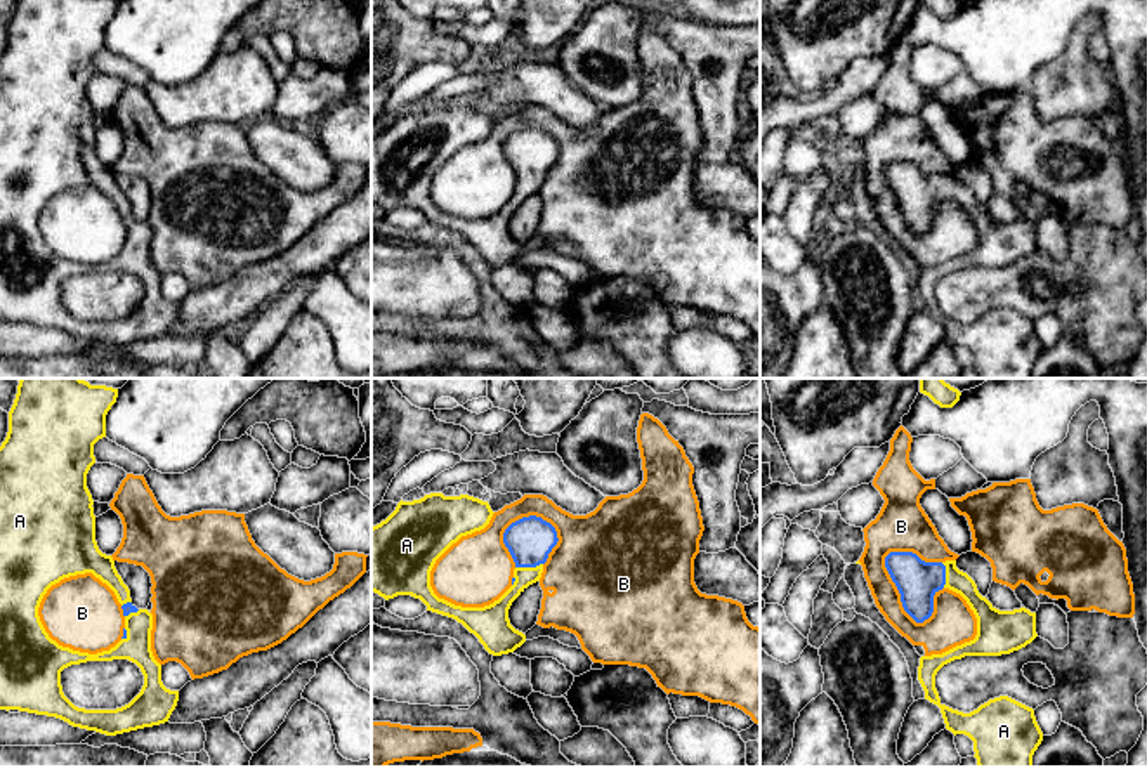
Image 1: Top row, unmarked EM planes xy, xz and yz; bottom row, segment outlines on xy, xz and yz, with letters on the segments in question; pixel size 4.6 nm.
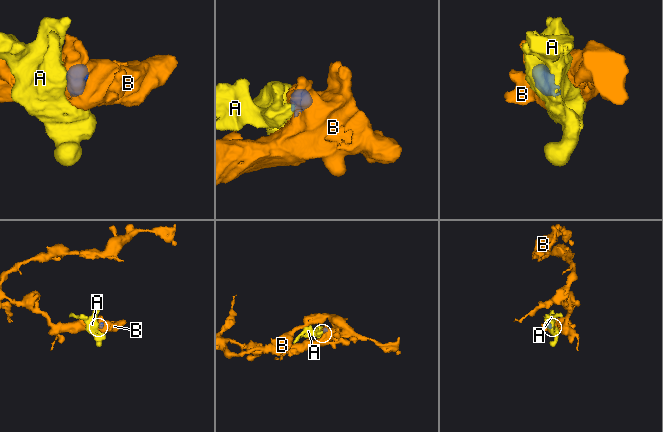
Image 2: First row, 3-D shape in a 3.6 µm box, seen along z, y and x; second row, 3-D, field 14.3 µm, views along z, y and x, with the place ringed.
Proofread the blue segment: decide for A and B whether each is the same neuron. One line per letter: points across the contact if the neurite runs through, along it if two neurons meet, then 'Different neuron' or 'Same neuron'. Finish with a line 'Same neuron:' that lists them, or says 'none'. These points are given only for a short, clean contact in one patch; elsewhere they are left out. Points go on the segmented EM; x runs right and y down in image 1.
A: Path across: xz (530, 540), (528, 566), (498, 611). Same neuron
B: Different neuron
Same neuron: A

